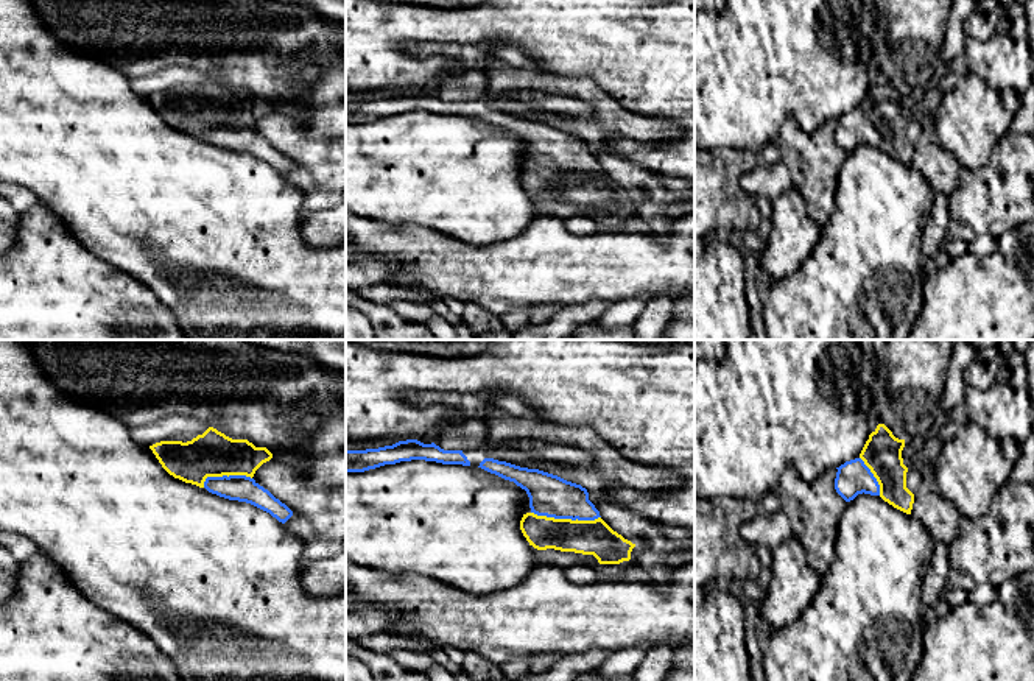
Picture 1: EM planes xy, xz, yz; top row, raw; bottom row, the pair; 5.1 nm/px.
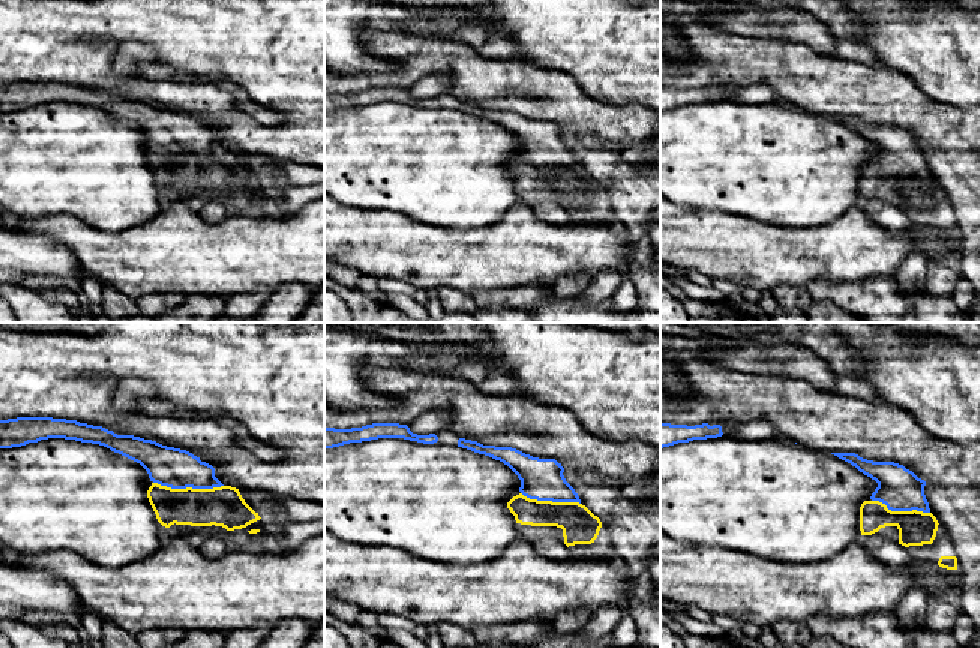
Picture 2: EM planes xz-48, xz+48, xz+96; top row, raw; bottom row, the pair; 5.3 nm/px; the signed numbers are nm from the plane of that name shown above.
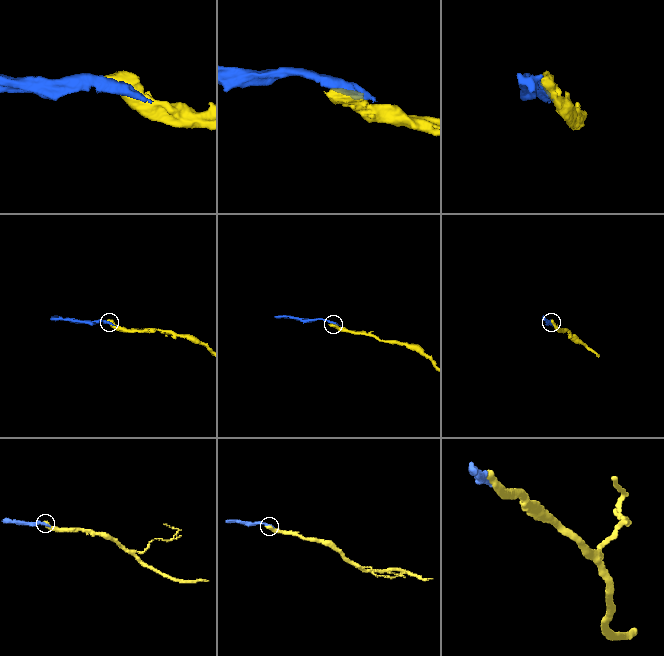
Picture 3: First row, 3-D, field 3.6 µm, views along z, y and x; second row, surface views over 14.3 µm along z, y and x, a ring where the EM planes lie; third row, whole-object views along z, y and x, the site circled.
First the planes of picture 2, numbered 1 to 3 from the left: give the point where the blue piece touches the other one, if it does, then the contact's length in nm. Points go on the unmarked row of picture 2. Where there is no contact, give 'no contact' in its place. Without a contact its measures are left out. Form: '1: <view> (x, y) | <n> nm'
1: xz-48 (188, 152) | 380 nm
2: xz+48 (551, 165) | 320 nm
3: xz+96 (901, 176) | 320 nm

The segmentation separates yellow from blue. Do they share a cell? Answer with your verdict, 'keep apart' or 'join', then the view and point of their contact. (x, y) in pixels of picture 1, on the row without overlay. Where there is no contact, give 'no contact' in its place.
join | xz (566, 170)

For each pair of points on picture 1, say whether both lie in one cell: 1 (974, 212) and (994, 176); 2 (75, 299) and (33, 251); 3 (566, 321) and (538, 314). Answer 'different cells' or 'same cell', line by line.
1: same cell
2: same cell
3: different cells

